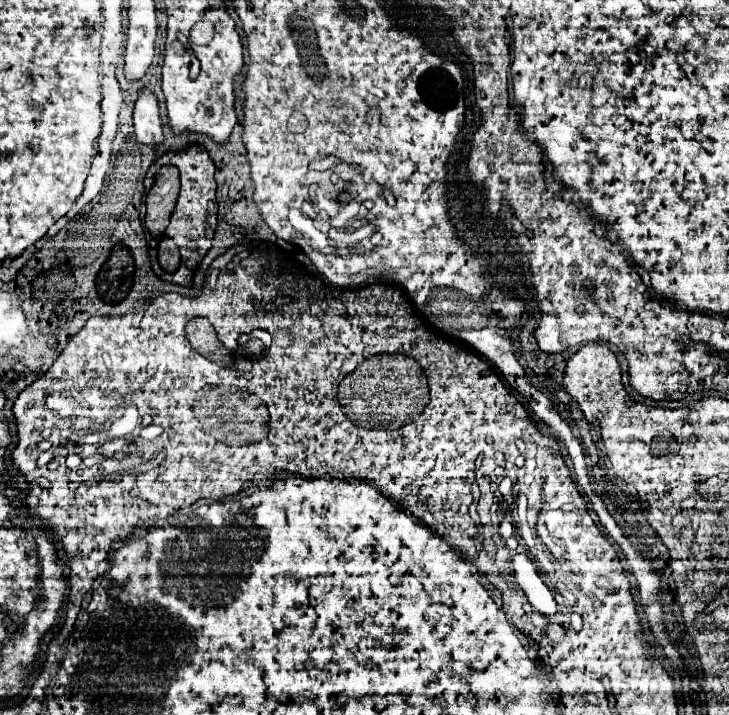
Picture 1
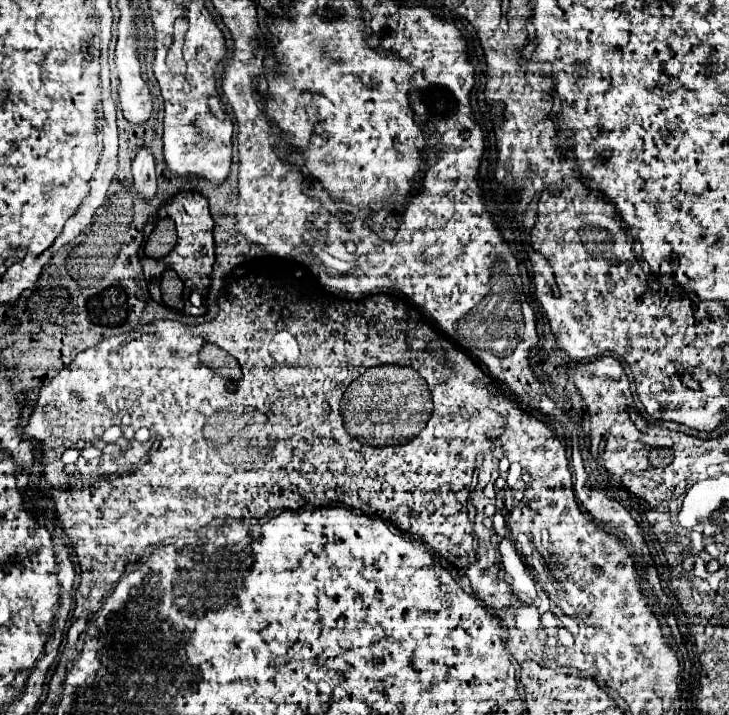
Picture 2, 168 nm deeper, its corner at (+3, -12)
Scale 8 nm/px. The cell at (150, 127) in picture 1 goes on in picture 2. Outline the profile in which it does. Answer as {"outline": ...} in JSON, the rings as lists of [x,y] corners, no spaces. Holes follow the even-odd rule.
{"outline":[[[148,145],[138,147],[136,159],[132,161],[132,175],[136,191],[140,191],[142,197],[152,199],[156,193],[156,161]]]}

